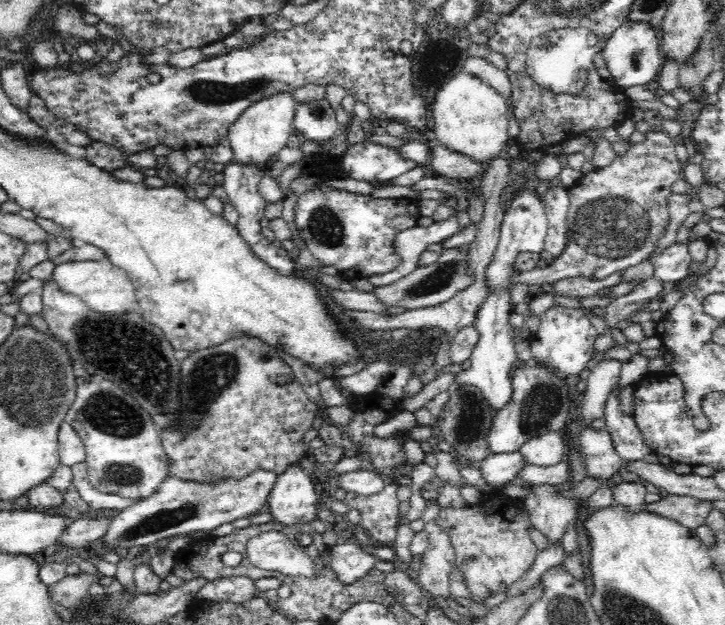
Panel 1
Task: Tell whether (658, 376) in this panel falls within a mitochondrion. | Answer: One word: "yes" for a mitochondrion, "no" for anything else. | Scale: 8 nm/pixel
no

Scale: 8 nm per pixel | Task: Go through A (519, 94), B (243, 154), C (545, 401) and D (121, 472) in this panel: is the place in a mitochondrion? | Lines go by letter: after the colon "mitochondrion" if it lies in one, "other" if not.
A: other
B: other
C: mitochondrion
D: mitochondrion

